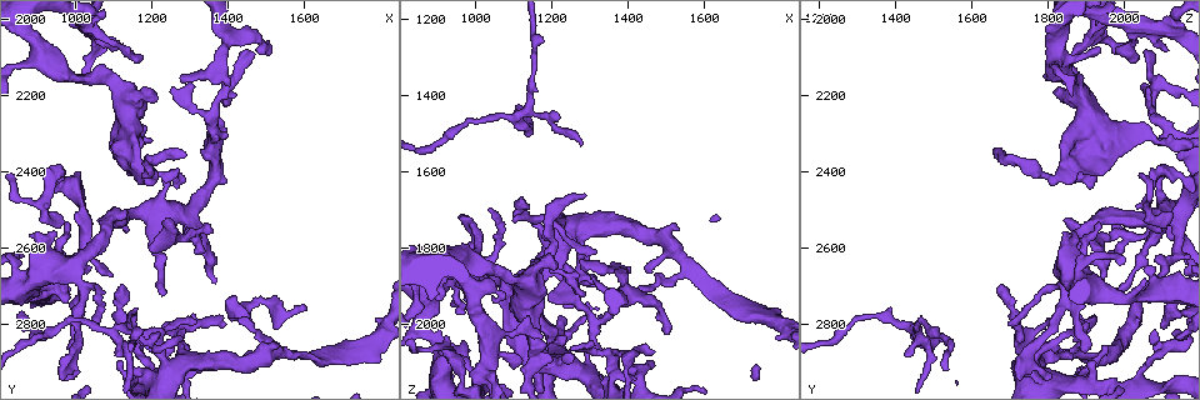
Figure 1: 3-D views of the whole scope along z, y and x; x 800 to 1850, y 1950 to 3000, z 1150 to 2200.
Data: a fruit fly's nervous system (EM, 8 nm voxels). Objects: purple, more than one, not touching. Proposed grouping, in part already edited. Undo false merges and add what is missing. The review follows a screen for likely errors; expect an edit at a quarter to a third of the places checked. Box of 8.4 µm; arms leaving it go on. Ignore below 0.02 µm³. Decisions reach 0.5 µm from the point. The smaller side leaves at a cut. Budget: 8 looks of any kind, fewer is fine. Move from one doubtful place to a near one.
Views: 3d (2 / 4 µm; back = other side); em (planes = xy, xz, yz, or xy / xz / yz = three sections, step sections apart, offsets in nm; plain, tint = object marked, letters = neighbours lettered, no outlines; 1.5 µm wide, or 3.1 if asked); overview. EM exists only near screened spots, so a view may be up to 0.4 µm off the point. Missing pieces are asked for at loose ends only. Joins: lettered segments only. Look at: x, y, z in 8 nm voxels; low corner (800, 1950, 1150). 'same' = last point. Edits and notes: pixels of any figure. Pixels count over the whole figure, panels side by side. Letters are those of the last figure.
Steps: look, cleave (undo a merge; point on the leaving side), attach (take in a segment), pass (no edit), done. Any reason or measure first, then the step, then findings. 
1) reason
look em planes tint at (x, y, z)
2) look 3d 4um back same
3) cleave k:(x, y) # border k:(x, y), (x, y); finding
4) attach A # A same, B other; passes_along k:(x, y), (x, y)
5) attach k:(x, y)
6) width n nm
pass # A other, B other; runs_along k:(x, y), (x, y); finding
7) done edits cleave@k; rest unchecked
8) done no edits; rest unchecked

tapers out
look 3d 2um at (1260, 2860, 1955)

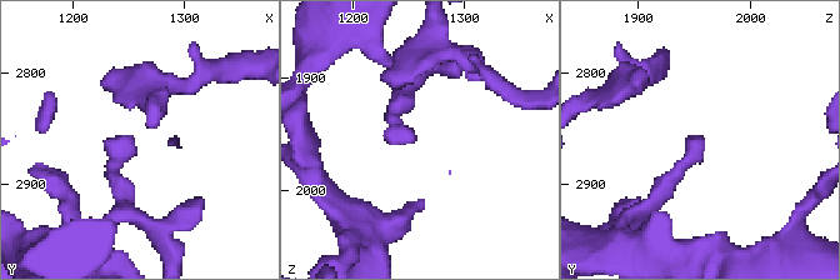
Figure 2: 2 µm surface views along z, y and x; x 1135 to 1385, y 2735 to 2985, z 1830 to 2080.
need the tissue
look em xz step 8 tint at (1252, 2860, 1956)

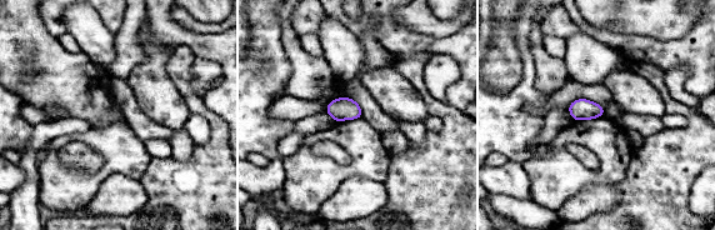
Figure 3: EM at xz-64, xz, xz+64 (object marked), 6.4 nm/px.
look em planes letters same

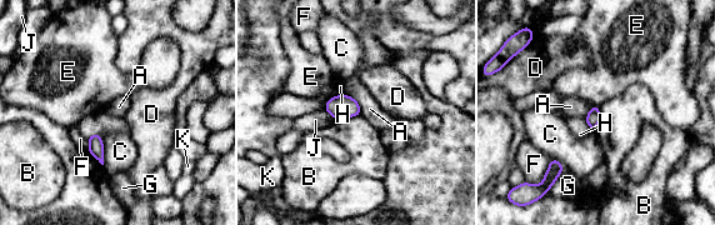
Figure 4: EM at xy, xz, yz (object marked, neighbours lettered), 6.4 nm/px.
pass # A other, B other, C other, D other, E other, F other, G other, H other, J other, K other; border 4:(360, 114), (341, 116), (334, 120); no lettered segment goes on from it

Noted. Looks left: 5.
look 3d 2um at (1335, 2605, 1980)

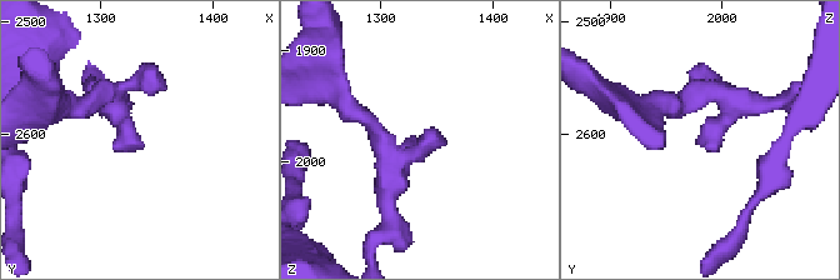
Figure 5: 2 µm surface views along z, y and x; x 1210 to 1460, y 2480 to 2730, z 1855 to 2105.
look em planes tint at (1338, 2604, 1982)

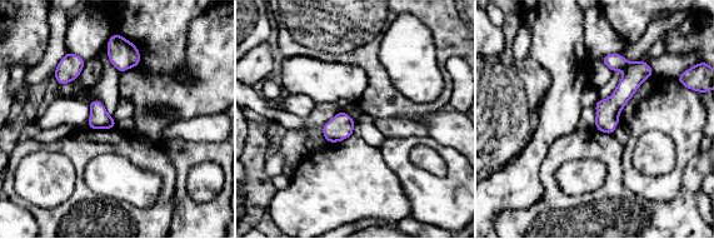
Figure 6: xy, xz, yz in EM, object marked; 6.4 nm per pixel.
look em planes letters same

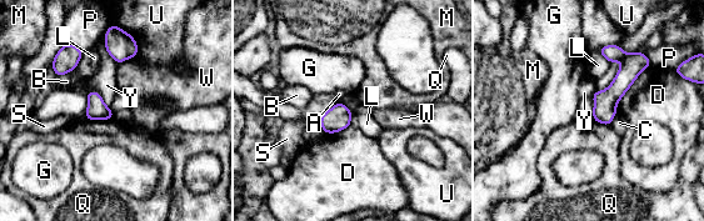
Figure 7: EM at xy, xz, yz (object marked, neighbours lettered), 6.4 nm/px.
pass # A other, B other, C other, D other, G other, L other, M other, P other, Q other, S other, U other, W other, Y other; no lettered segment goes on from it

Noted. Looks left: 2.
branch stops here
look em xy step 8 tint at (1120, 2080, 2100)

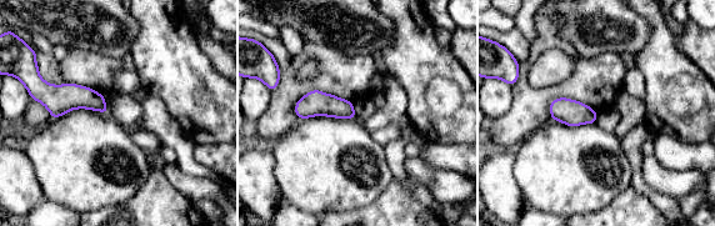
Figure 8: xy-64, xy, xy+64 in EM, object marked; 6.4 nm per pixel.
cut it another way
look em planes letters same

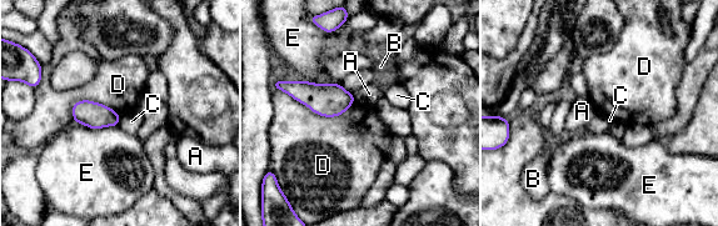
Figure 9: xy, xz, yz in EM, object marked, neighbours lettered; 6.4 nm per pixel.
pass # A other, B other, C other, D other, E other; border 9:(75, 121), (90, 127), (118, 125); no lettered segment goes on from it

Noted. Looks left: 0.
done no edits; rest unchecked

